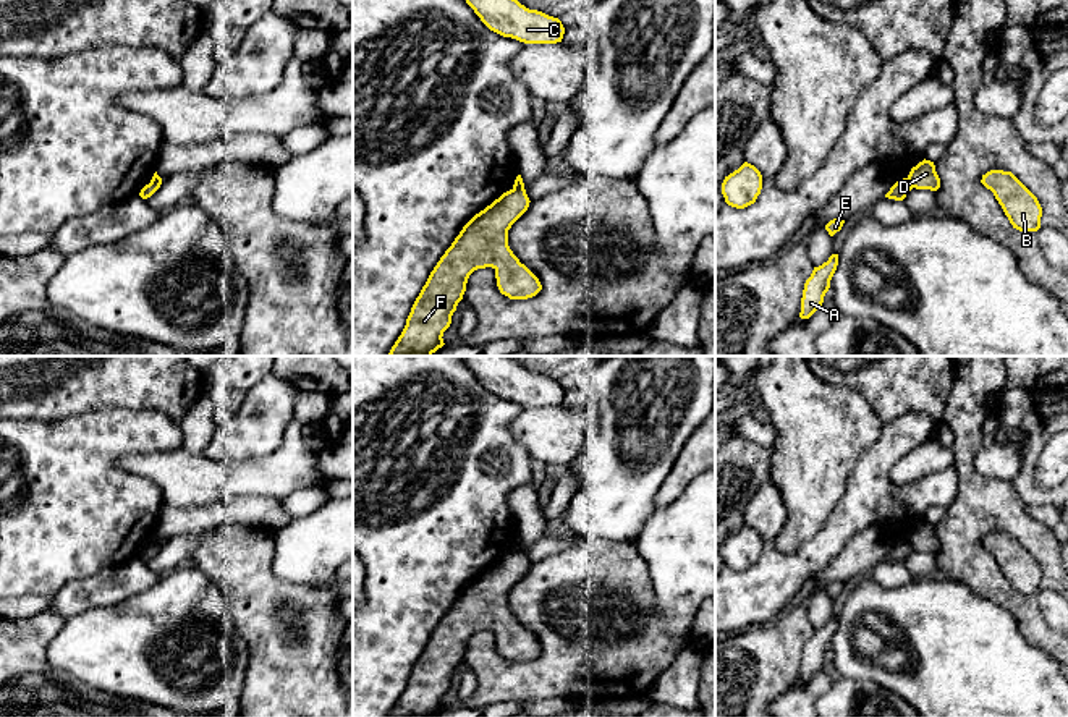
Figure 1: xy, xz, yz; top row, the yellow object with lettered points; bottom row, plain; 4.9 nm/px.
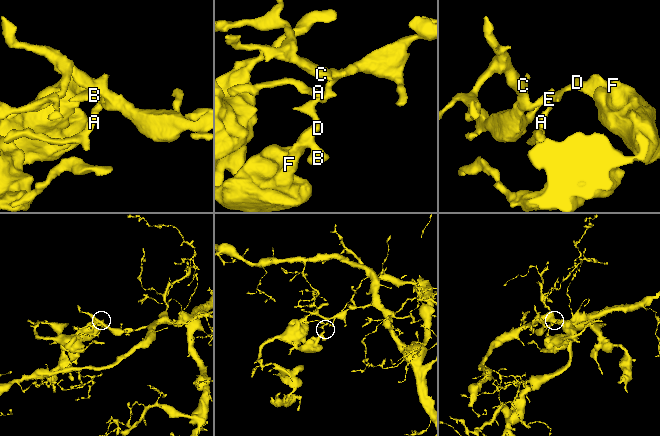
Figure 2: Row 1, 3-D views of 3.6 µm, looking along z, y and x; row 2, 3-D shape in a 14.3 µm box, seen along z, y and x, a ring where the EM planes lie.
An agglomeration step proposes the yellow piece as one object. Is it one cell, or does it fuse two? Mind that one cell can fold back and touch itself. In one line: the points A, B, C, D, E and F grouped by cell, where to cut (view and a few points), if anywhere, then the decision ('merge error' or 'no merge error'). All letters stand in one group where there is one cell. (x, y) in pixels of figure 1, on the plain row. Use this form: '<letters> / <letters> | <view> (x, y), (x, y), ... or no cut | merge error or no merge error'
A C E / B D F | yz (906, 541), (913, 549) | merge error

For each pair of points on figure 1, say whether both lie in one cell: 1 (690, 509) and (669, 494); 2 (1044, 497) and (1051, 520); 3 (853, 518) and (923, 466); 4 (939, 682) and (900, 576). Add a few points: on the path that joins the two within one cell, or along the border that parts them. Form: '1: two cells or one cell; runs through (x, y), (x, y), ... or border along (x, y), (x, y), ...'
1: two cells; border along (698, 475), (675, 499), (656, 507)
2: two cells; border along (1051, 504), (1033, 504), (1028, 507)
3: two cells; border along (934, 471), (906, 484), (897, 484), (889, 475)
4: two cells; border along (869, 575), (890, 588), (905, 586), (915, 578)

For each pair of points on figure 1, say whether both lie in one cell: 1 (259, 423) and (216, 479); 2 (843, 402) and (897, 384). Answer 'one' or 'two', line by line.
1: two
2: two

